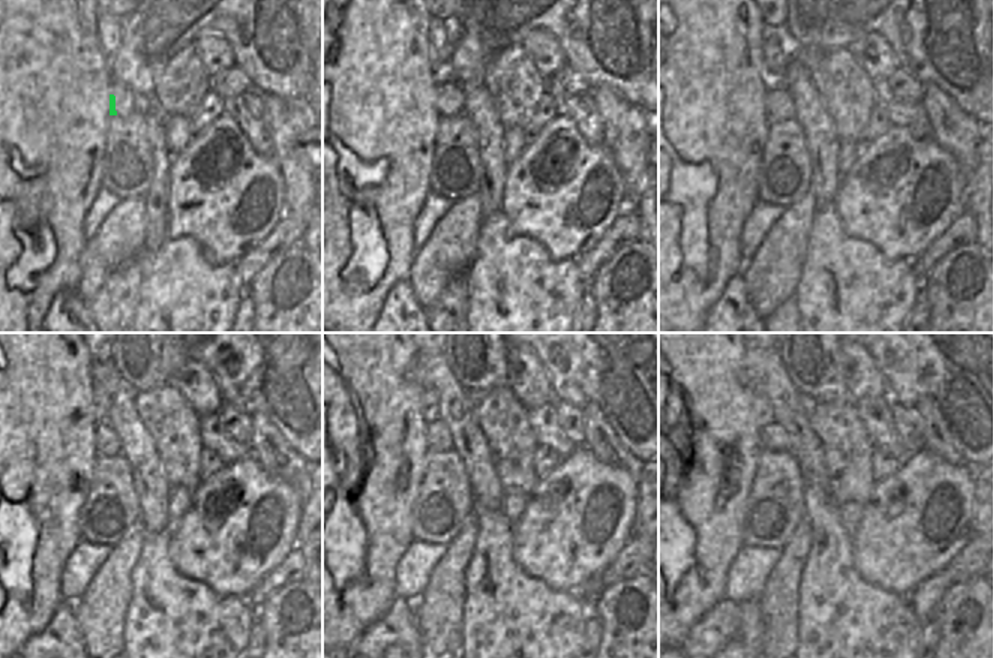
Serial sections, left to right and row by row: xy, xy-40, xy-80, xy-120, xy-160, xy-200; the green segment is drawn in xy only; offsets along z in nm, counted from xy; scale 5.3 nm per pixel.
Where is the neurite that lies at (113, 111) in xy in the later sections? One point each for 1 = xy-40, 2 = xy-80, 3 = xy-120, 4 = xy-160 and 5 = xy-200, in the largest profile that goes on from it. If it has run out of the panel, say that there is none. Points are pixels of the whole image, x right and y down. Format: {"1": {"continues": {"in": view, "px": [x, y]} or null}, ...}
{"1": {"continues": {"in": "xy-40", "px": [443, 99]}}, "2": {"continues": {"in": "xy-80", "px": [776, 98]}}, "3": {"continues": {"in": "xy-120", "px": [105, 441]}}, "4": {"continues": {"in": "xy-160", "px": [440, 441]}}, "5": {"continues": {"in": "xy-200", "px": [773, 438]}}}

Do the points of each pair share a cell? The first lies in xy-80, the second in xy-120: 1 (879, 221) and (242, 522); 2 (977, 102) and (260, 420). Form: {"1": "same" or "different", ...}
{"1": "same", "2": "different"}

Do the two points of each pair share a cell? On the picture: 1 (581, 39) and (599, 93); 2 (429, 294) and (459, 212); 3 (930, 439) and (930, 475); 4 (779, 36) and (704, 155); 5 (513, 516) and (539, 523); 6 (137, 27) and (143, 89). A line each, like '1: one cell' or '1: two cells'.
1: two cells
2: one cell
3: two cells
4: two cells
5: two cells
6: one cell

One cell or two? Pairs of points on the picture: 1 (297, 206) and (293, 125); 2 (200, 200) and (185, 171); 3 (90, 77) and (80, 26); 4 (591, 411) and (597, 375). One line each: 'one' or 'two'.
1: one
2: one
3: one
4: two

